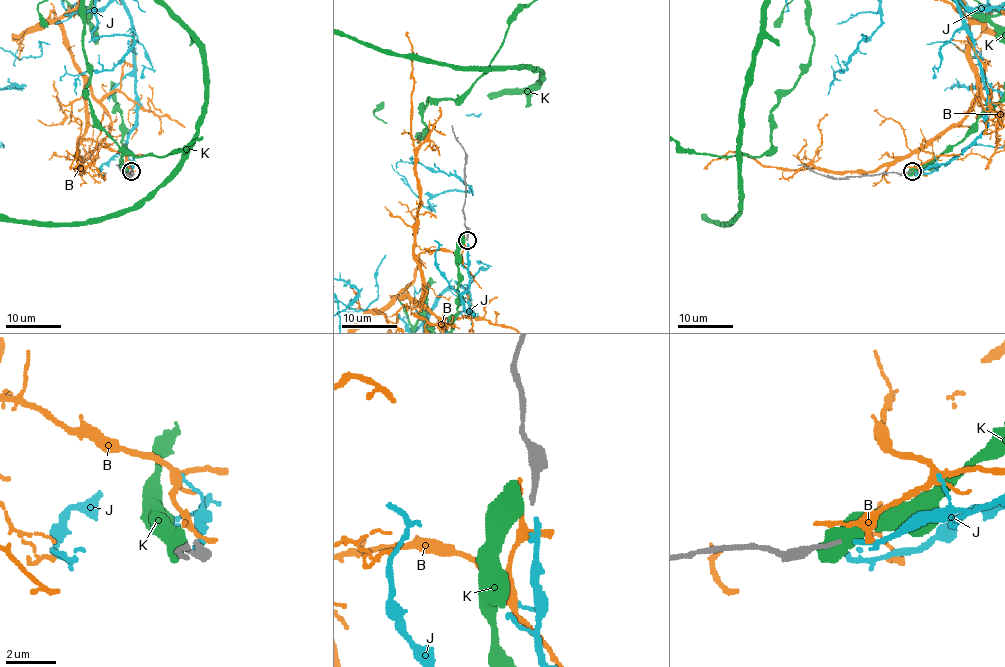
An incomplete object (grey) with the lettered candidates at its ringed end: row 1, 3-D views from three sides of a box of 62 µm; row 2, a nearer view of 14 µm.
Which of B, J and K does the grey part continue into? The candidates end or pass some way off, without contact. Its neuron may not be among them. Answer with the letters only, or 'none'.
J

